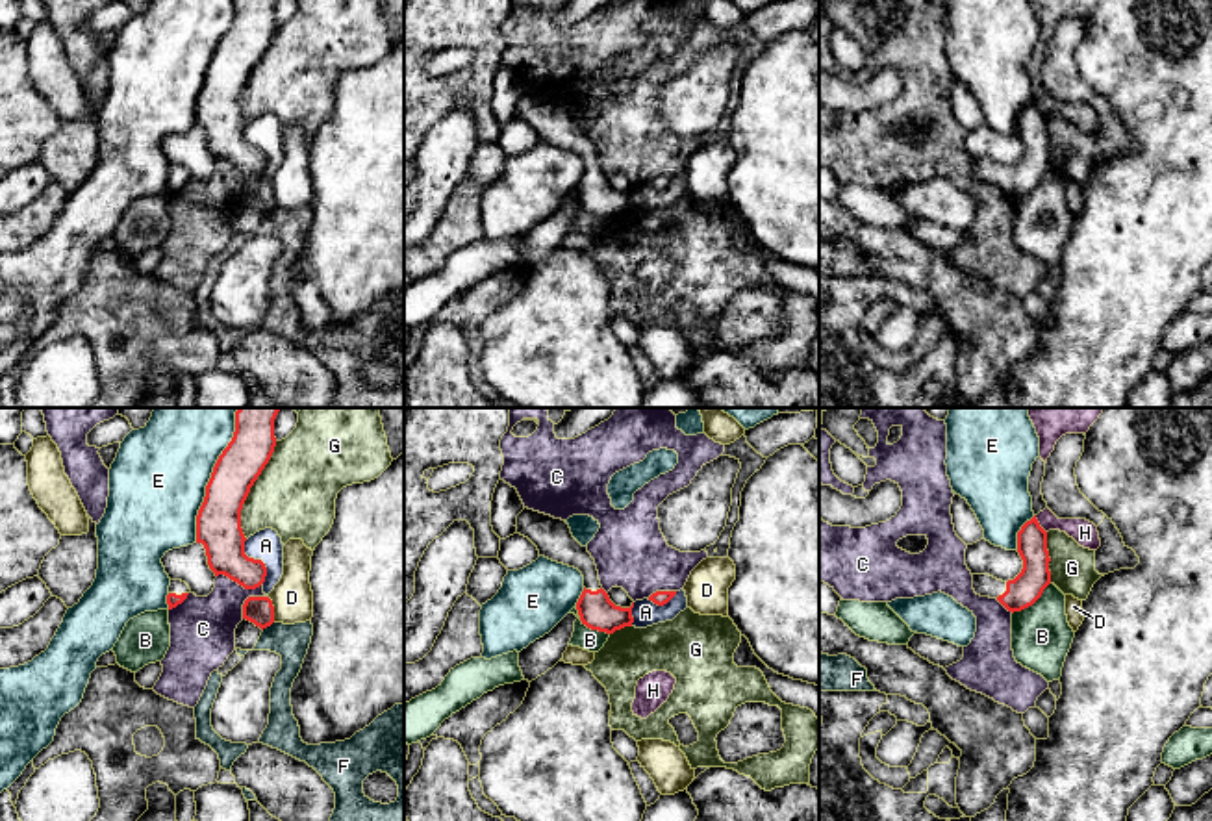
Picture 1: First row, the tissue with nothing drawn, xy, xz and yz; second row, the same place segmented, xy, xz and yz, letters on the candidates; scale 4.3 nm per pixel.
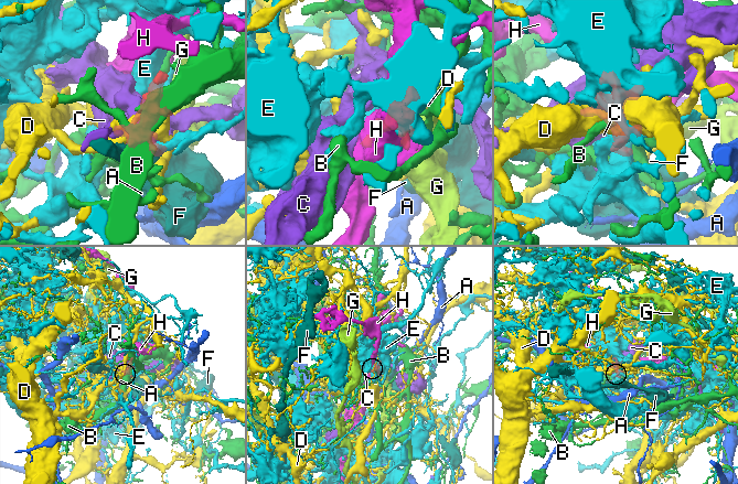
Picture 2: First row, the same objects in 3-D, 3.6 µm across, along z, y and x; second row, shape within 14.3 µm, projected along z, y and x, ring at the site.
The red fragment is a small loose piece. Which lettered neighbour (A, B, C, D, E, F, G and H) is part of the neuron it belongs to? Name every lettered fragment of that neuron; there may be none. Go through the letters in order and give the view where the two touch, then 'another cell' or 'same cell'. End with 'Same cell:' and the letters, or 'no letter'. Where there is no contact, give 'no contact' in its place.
A: xy | another cell
B: xz | another cell
C: xy | another cell
D: xy | another cell
E: xy | another cell
F: xy | another cell
G: xy | another cell
H: yz | another cell
Same cell: no letter

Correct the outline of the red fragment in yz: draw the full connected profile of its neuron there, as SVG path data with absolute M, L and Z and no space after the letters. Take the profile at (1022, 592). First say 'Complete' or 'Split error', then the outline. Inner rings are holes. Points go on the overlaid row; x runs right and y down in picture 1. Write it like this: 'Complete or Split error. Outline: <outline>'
Split error. Outline: M1036 515L1017 532L1017 552L1023 569L1014 580L1003 582L990 575L973 575L975 593L997 599L1012 613L1032 606L1051 584L1047 532Z

